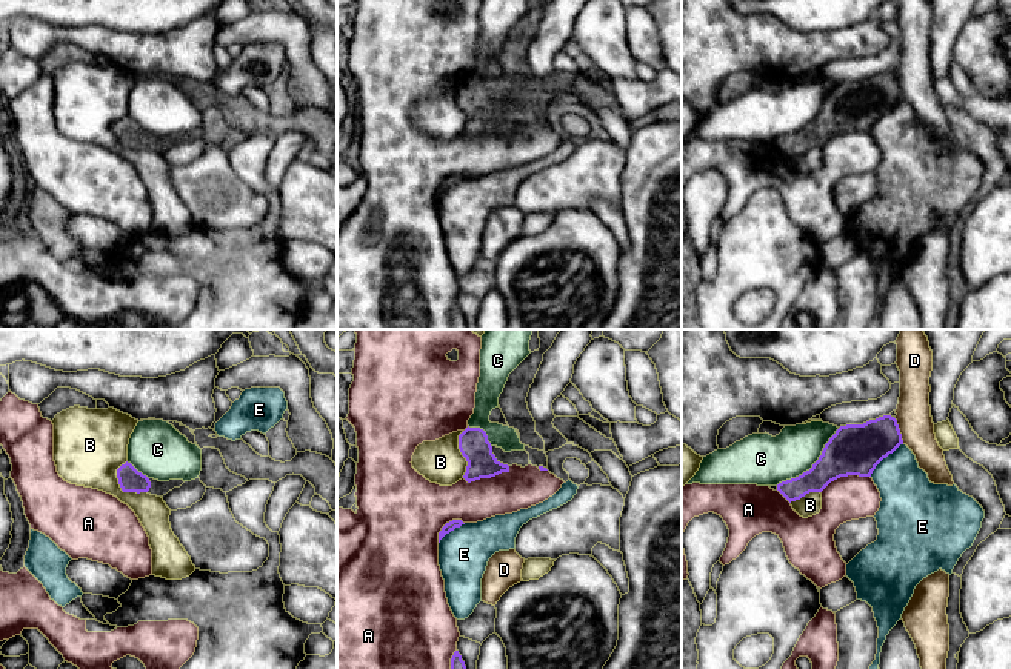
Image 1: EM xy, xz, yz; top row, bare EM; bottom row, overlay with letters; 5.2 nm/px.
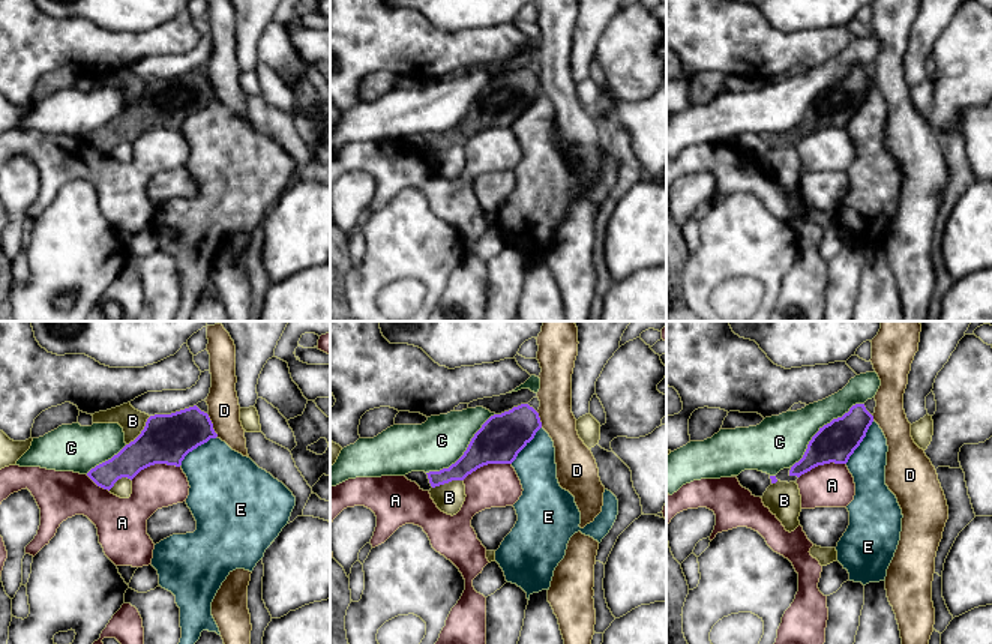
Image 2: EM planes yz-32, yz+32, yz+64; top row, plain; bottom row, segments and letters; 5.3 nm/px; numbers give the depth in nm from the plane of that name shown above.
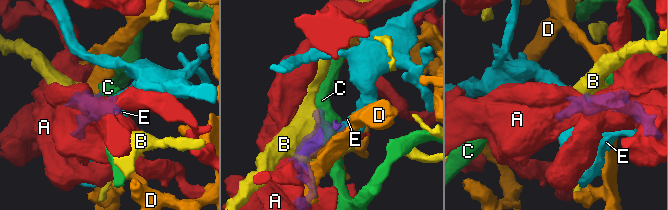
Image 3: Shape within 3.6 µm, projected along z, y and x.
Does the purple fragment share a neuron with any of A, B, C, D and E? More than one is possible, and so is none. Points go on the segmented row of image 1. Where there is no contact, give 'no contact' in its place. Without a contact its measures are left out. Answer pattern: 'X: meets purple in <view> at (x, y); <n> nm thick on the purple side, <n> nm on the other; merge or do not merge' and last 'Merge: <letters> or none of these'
A: meets purple in xz at (487, 477); 160 nm thick on the purple side, 220 nm on the other; do not merge
B: meets purple in xy at (125, 491); 120 nm thick on the purple side, 300 nm on the other; do not merge
C: meets purple in yz at (813, 465); 280 nm thick on the purple side, 260 nm on the other; do not merge
D: meets purple in yz at (899, 431); 280 nm thick on the purple side, 180 nm on the other; do not merge
E: meets purple in yz at (884, 457); 280 nm thick on the purple side, 280 nm on the other; do not merge
Merge: none of these

